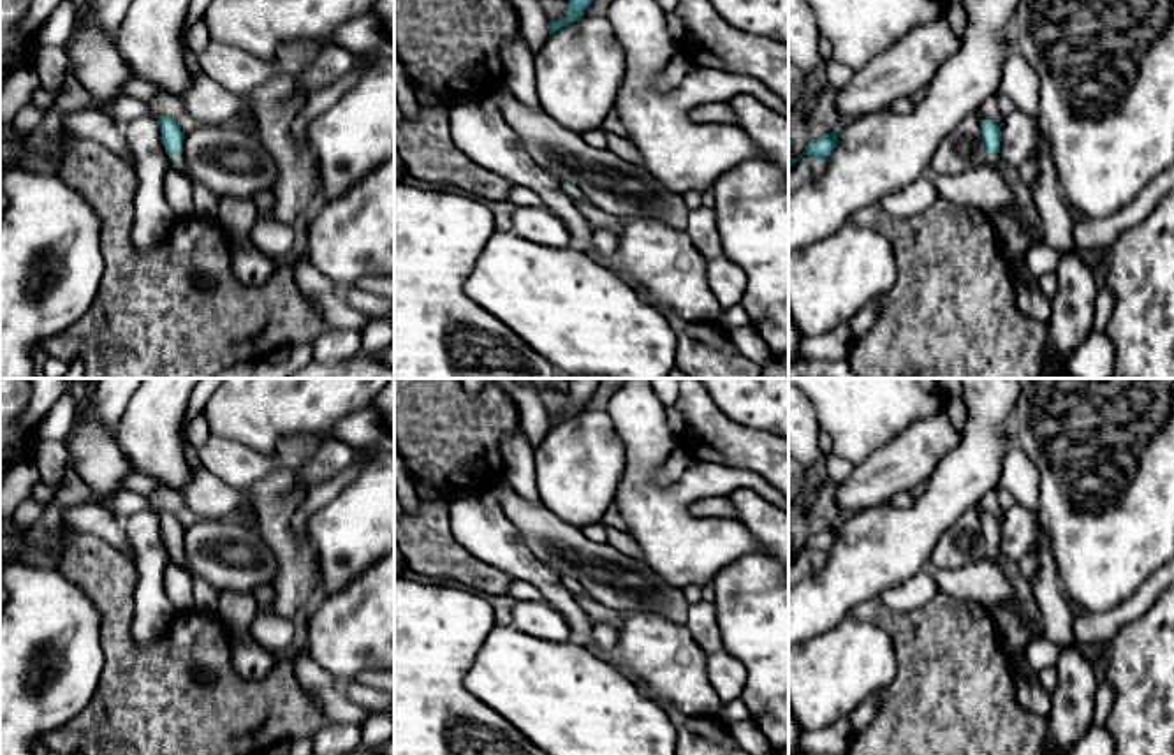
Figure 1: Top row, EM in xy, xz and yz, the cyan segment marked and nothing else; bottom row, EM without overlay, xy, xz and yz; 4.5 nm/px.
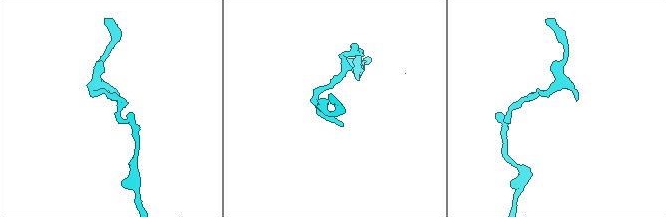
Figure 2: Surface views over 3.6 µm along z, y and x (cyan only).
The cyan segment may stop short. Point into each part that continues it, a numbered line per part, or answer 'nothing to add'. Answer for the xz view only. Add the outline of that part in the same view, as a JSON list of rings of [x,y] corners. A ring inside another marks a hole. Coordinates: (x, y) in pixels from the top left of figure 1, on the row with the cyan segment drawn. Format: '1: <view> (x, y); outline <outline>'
1: xz (574, 192); outline [[[567,183],[565,192],[569,194],[569,197],[570,197],[574,202],[586,201],[586,195],[583,194],[583,190],[581,190],[579,187],[576,187],[574,183]]]

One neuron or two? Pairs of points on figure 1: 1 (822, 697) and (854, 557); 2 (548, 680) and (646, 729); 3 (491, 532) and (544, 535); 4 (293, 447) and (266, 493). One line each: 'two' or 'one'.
1: two
2: one
3: two
4: two

